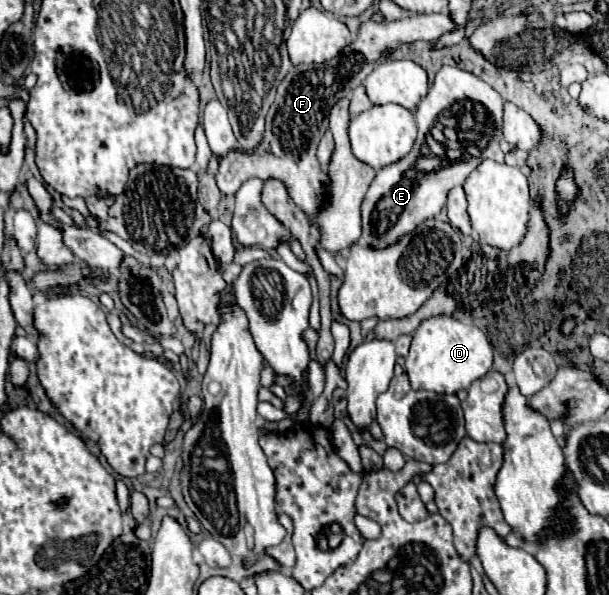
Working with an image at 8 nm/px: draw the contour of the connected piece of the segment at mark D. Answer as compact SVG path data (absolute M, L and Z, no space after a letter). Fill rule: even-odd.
M439 314L423 320L413 334L405 372L413 390L431 390L439 394L455 394L467 390L475 380L485 376L493 364L493 350L487 334L473 324L463 324L451 316Z

